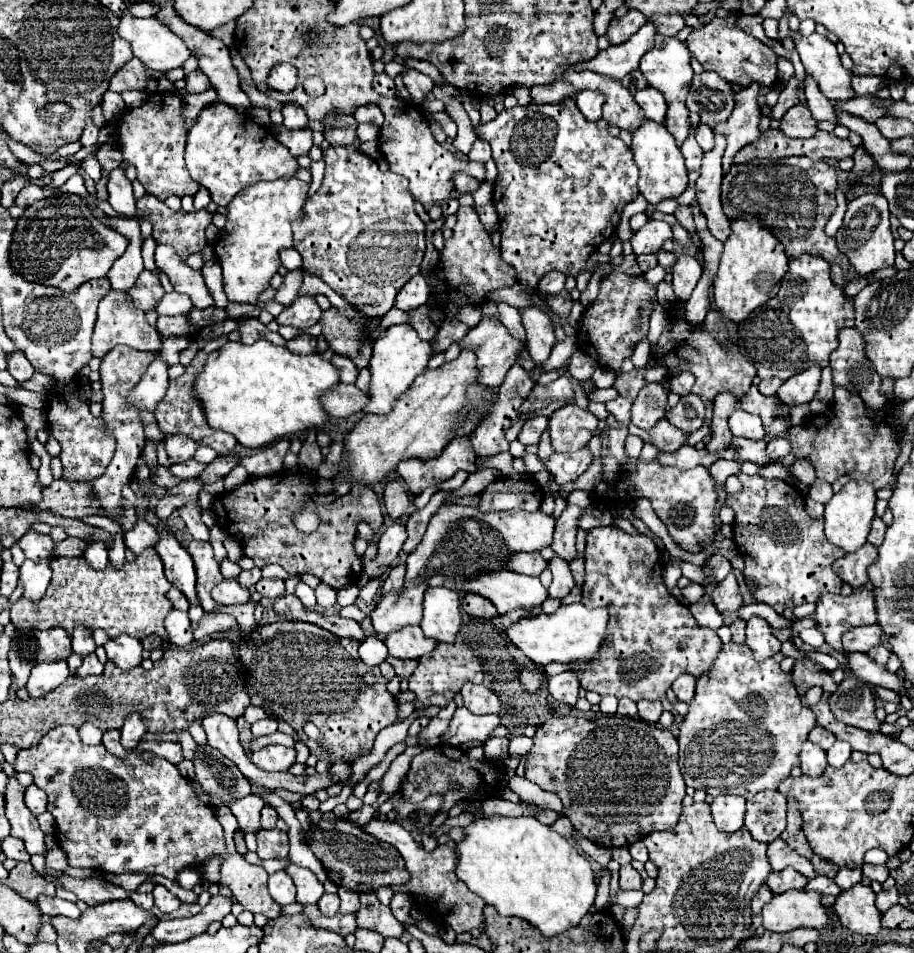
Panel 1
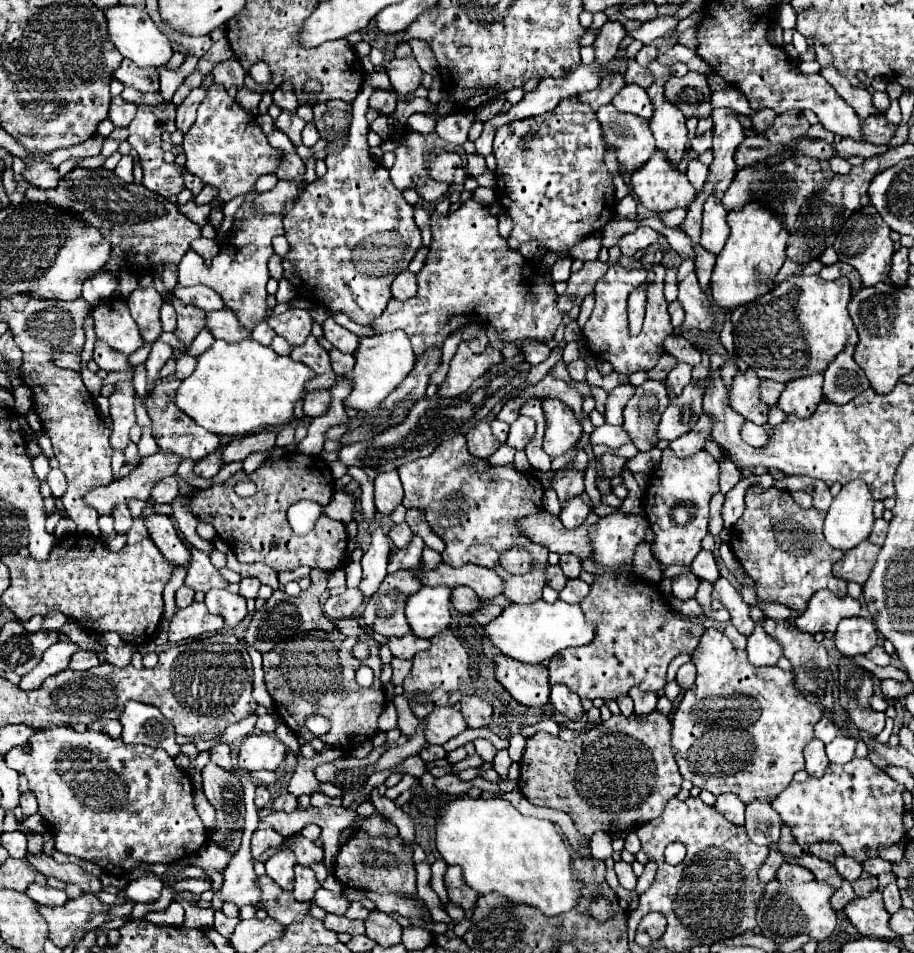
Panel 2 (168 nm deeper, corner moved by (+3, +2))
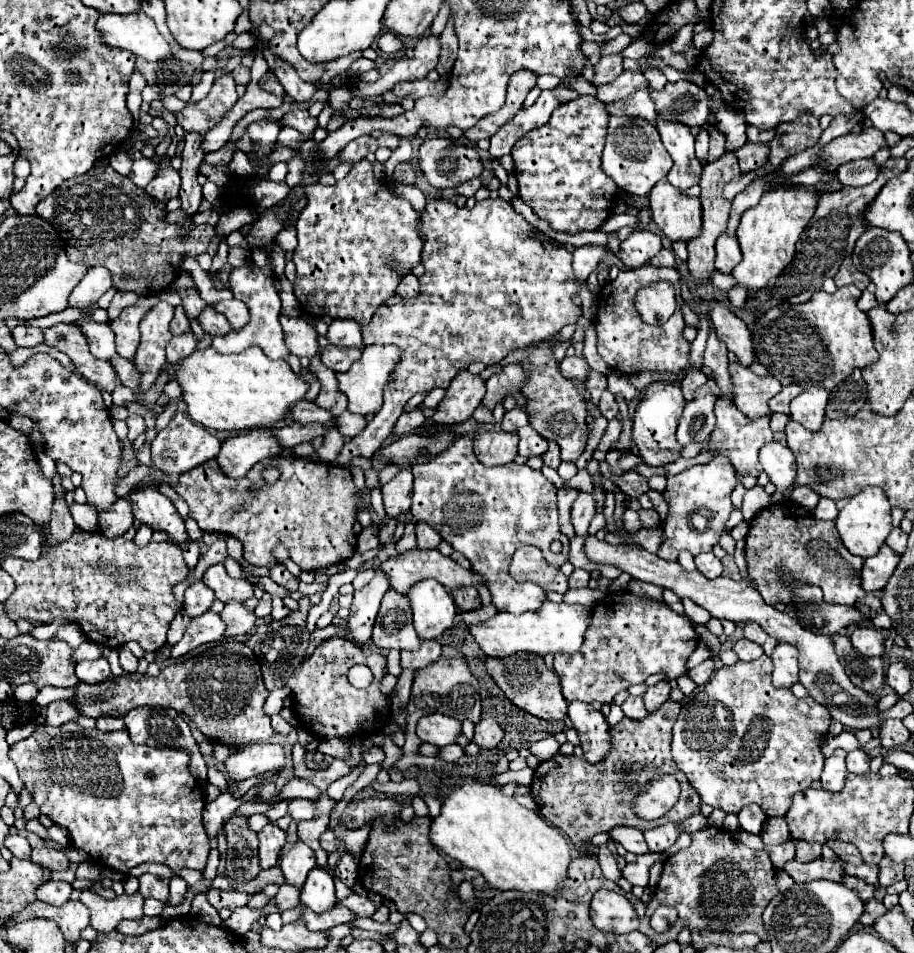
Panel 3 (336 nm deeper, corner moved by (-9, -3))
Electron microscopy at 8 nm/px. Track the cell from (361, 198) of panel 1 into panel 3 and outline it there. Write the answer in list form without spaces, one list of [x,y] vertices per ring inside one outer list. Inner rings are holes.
[[[361,159],[349,175],[337,181],[333,187],[321,183],[307,187],[307,207],[297,219],[299,245],[293,251],[293,263],[297,265],[295,297],[307,315],[329,315],[333,319],[355,319],[359,325],[371,321],[377,307],[395,295],[397,283],[403,275],[421,263],[423,243],[417,233],[419,215],[409,201],[397,197],[383,179],[375,179],[373,167],[367,159]]]

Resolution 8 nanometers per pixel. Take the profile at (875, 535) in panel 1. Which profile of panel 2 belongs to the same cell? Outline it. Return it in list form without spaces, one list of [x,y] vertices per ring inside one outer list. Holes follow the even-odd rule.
[[[877,518],[875,524],[873,524],[873,532],[871,532],[871,536],[869,536],[869,542],[877,544],[877,546],[883,546],[883,540],[885,540],[887,528],[889,528],[889,524],[887,524],[883,518]]]

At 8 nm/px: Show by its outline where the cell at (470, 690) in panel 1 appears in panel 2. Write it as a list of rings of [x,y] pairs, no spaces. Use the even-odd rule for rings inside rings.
[[[471,694],[461,698],[461,712],[465,716],[465,720],[469,722],[469,728],[481,728],[487,726],[491,722],[493,716],[493,708],[489,702],[485,702],[483,698]]]

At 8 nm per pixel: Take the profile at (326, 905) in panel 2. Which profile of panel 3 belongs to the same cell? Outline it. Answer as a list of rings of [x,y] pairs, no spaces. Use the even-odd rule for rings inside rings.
[[[351,893],[347,899],[343,899],[339,903],[343,903],[347,909],[351,909],[357,917],[371,917],[377,911],[377,903],[373,903],[369,897],[361,897],[355,893]]]

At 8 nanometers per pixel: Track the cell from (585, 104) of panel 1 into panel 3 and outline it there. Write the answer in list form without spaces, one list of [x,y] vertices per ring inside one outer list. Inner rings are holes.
[[[623,71],[623,75],[613,83],[597,87],[597,99],[601,99],[603,103],[613,103],[639,89],[649,89],[649,81],[645,79],[645,75],[641,71]]]

